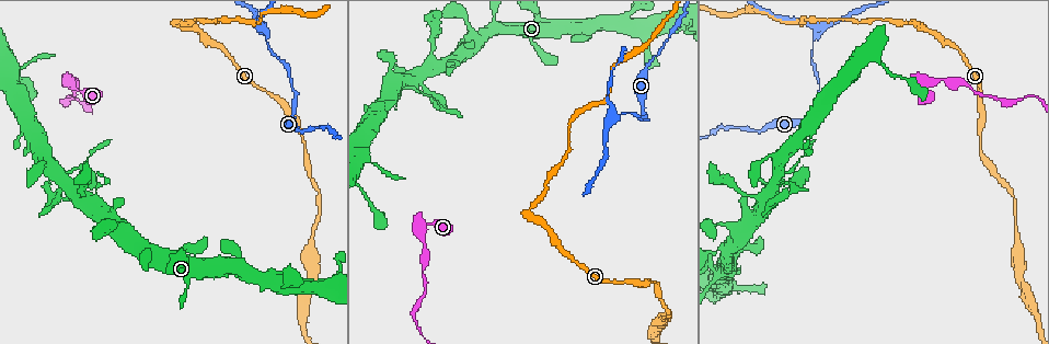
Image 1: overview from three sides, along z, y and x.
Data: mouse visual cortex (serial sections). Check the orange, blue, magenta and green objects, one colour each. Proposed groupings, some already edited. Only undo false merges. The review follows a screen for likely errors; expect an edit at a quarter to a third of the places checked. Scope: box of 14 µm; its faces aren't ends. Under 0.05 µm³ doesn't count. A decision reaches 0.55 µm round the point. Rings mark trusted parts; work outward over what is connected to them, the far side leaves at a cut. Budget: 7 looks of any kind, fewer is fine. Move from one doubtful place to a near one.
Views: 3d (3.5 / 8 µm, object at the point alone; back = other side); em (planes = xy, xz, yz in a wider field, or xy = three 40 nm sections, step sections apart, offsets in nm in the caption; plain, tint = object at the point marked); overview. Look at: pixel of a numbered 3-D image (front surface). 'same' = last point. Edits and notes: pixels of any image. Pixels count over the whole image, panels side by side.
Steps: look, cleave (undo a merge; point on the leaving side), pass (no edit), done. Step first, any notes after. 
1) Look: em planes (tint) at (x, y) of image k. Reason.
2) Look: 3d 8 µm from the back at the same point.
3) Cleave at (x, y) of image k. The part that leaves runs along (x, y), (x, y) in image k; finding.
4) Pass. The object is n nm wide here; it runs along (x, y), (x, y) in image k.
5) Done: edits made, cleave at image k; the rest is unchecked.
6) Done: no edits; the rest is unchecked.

Look: 3d 8 µm at (418, 224) of image 1. Abrupt turn.

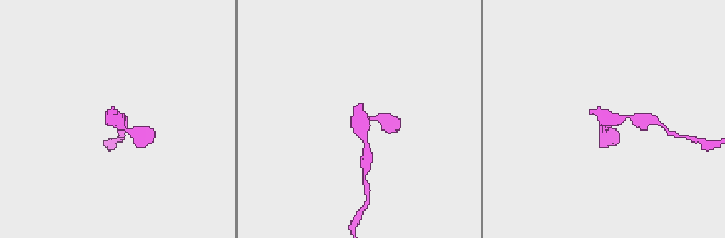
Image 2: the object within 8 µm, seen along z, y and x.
Look: em xy step 1 (tint) at (360, 115) of image 2. The arms are 200, 250 nm wide; need the tissue.

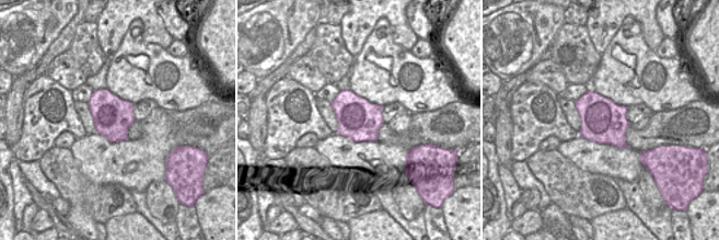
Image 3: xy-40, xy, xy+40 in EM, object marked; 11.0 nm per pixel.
Pass. It runs along (137, 134), (117, 123), (114, 108) in image 2; all the same cell.

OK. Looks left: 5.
Look: 3d 8 µm at (526, 214) of image 1. Abrupt turn.

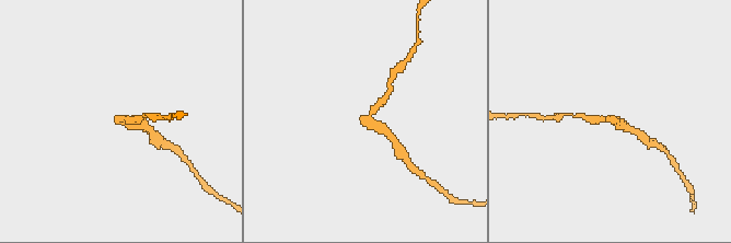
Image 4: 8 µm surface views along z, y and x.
Look: em xy step 2 (tint) at (122, 118) of image 4. The arms are 250, 300 nm wide.

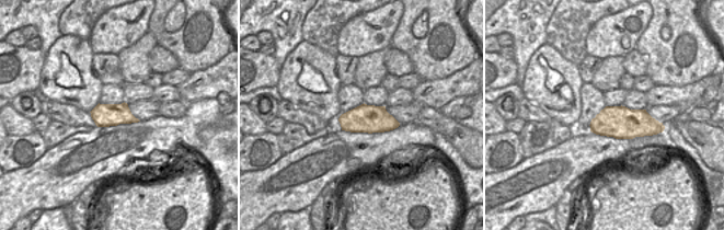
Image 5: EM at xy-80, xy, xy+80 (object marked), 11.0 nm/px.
Cleave at (384, 97) of image 4. Two cells meet here.

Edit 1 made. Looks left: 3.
Done: edits made, cleave at image 4; the rest is unchecked.

